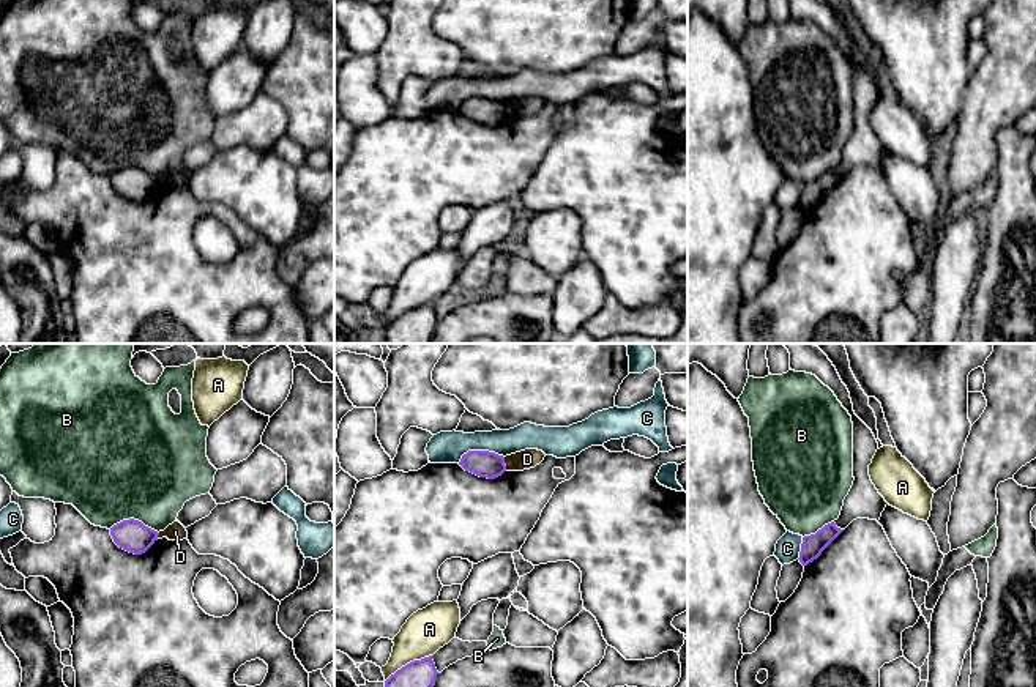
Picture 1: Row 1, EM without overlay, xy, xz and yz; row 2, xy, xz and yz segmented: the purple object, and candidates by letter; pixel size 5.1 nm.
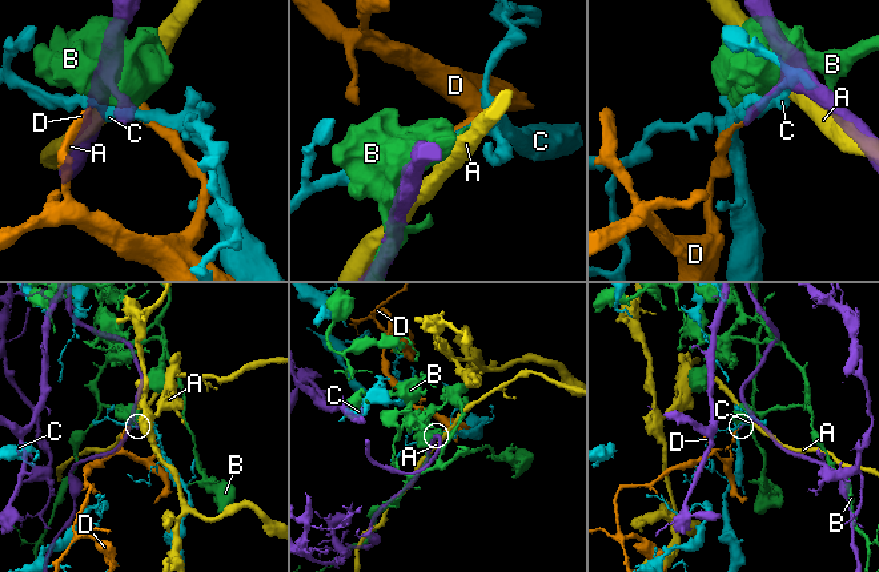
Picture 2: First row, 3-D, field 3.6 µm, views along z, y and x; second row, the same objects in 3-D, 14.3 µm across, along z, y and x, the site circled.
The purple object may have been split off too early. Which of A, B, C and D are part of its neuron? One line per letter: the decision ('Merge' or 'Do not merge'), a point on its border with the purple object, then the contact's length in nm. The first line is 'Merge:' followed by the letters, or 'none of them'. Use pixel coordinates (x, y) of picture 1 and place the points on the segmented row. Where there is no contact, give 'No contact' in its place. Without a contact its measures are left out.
Merge: none of them
A: Do not merge. Touches purple at xz (407, 664). Shared border 280 nm
B: Do not merge. Touches purple at xy (133, 519). Shared border 260 nm
C: Do not merge. Touches purple at xz (480, 451). Shared border 240 nm
D: Do not merge. Touches purple at xz (503, 464). Shared border 70 nm

